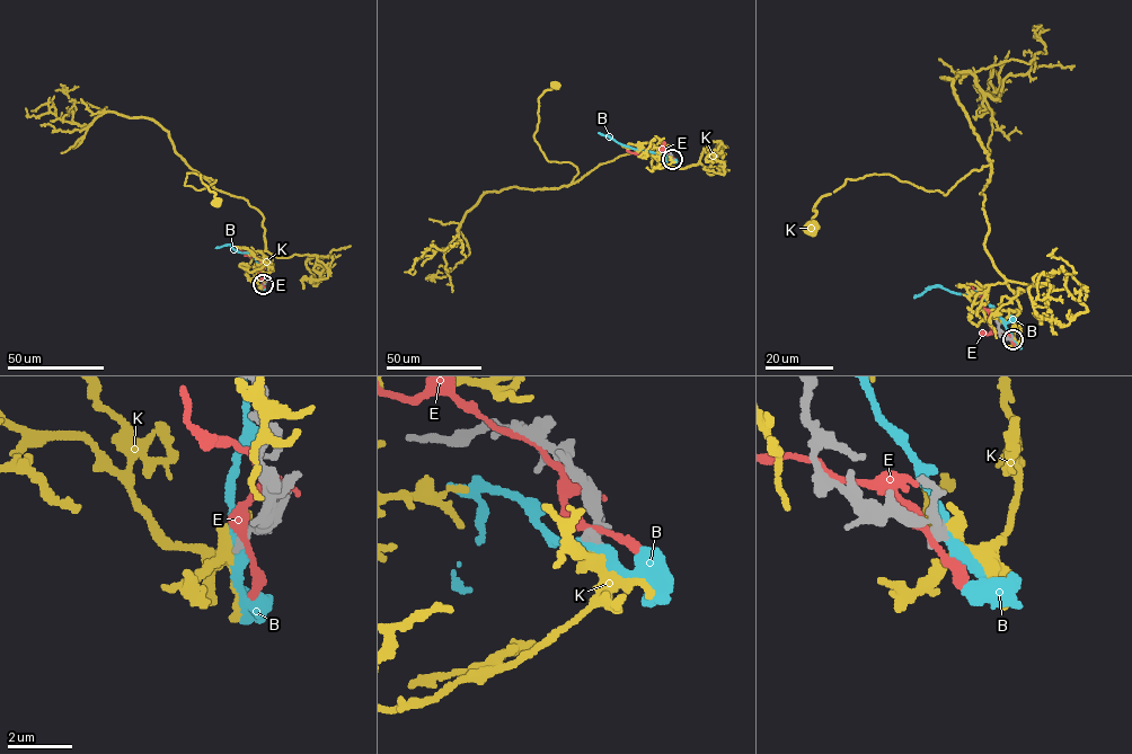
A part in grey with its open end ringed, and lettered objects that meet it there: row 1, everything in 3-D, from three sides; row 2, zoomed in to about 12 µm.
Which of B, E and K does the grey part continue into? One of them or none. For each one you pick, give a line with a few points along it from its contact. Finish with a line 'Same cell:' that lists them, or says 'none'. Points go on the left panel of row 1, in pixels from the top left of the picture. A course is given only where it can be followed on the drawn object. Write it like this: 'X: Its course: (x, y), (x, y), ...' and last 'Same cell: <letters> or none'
K: Its course: (263, 284), (247, 269), (266, 247), (263, 215), (210, 177), (185, 185), (187, 173), (214, 202)
Same cell: K

